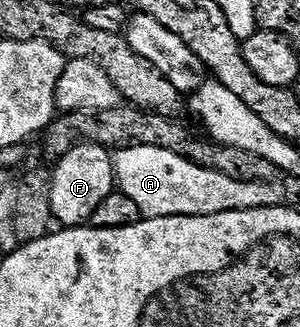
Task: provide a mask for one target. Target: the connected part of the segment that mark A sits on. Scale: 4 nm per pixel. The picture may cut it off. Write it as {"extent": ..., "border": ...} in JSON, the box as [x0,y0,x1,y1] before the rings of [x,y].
{"extent":[114,146,278,220],"border":[[[154,146],[121,148],[115,153],[114,163],[119,191],[124,192],[126,198],[132,199],[138,205],[141,217],[149,220],[271,208],[278,200],[275,183],[238,182],[234,178],[226,178],[226,174],[194,166],[194,162],[178,158],[178,154],[170,154],[170,150],[158,150]]]}

